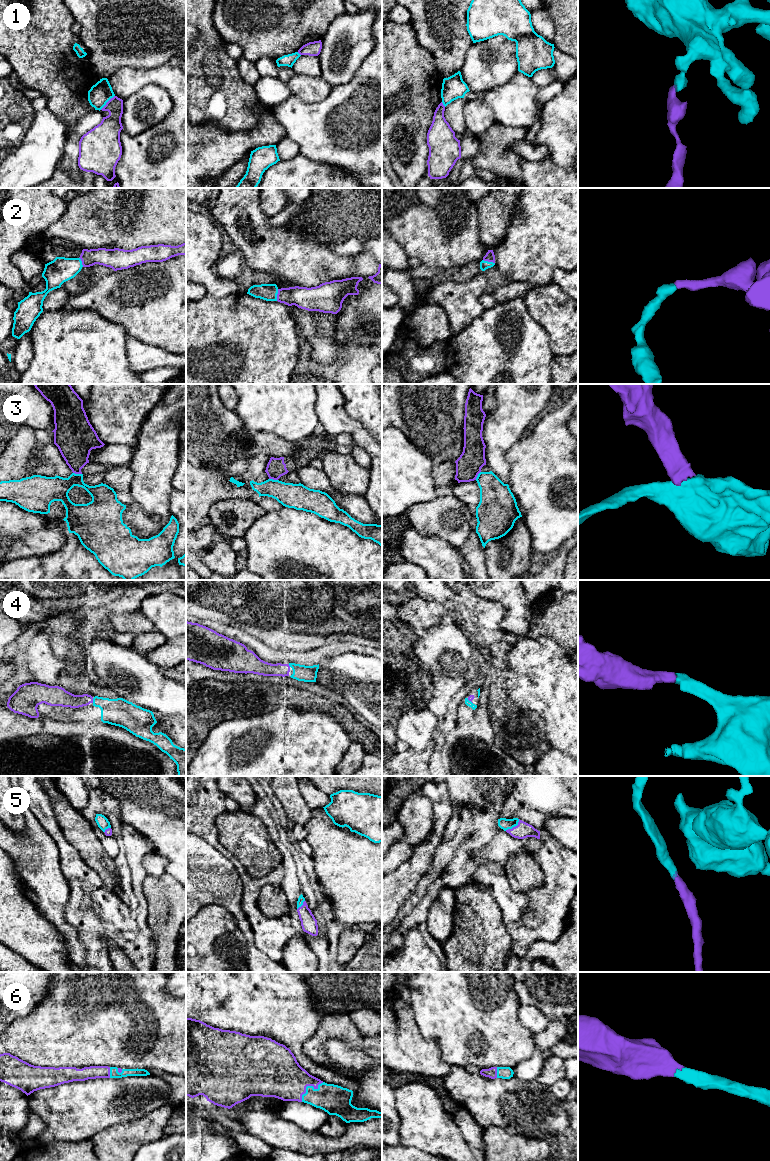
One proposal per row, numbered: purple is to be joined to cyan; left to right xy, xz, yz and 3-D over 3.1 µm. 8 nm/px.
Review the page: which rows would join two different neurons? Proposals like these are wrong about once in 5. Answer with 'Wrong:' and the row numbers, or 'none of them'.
Wrong: 1, 3

